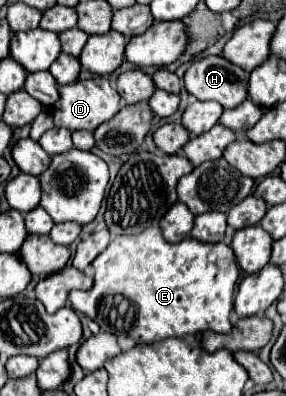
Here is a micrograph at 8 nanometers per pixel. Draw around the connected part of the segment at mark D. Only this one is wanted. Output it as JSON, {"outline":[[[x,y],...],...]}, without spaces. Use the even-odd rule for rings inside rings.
{"outline":[[[95,76],[91,80],[79,80],[73,84],[59,86],[59,100],[53,106],[55,126],[67,130],[89,130],[93,132],[99,124],[111,120],[121,110],[121,96],[115,88],[111,88],[105,76]]]}

